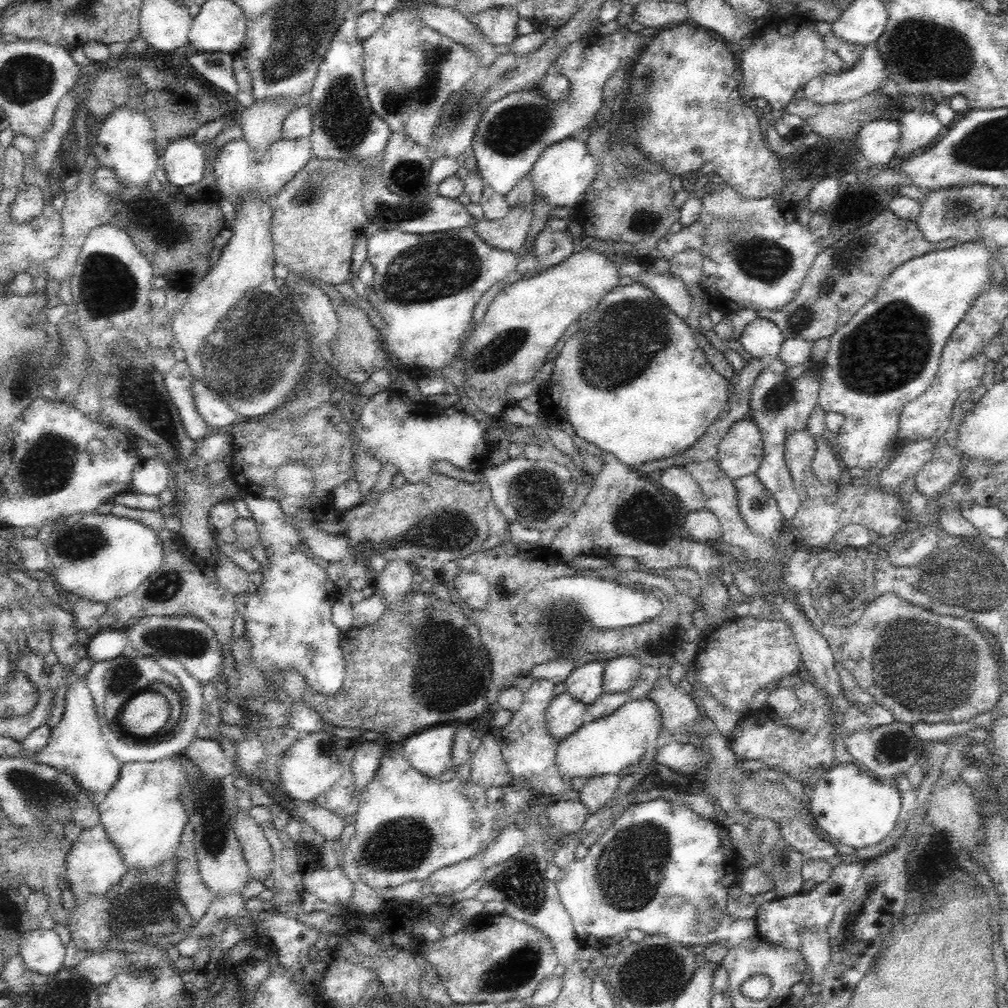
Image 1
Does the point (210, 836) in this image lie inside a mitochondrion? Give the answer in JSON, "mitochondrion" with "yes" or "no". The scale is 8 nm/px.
{"mitochondrion":"no"}

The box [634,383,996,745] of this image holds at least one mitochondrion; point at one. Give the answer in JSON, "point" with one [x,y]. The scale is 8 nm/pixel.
{"point":[930,667]}

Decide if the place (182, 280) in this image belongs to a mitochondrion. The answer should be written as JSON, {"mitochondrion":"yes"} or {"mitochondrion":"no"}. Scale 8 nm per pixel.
{"mitochondrion":"no"}

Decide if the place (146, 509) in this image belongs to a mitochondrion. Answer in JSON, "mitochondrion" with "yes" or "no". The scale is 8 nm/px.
{"mitochondrion":"no"}

